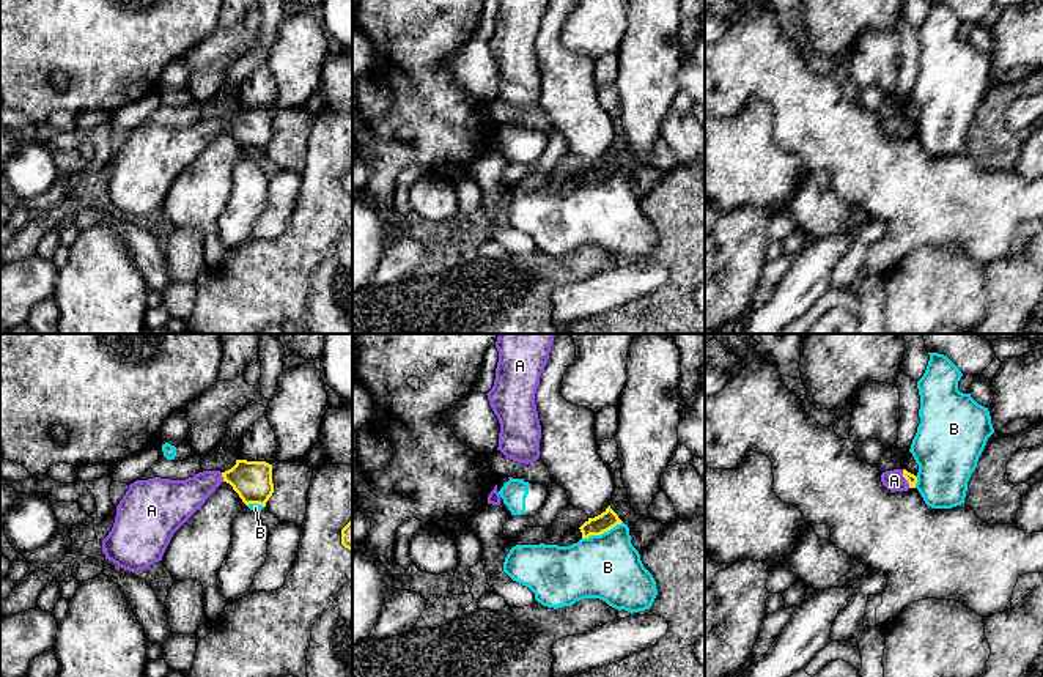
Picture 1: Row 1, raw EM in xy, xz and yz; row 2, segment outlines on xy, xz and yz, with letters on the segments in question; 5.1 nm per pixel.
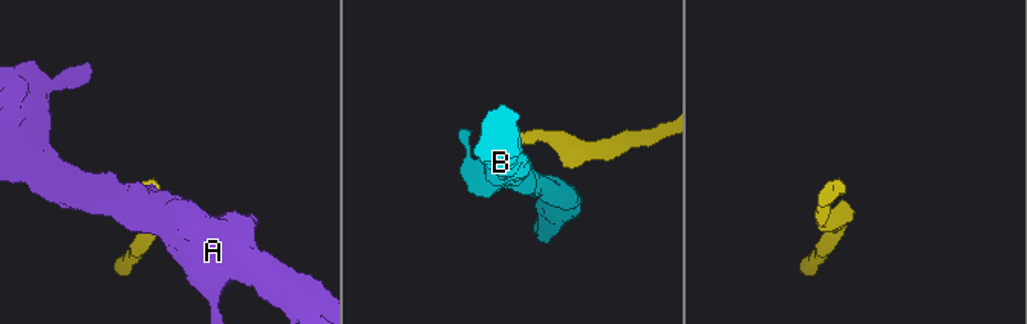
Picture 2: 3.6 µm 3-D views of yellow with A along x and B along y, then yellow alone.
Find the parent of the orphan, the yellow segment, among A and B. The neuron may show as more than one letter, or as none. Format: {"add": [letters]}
{"add": ["A"]}

